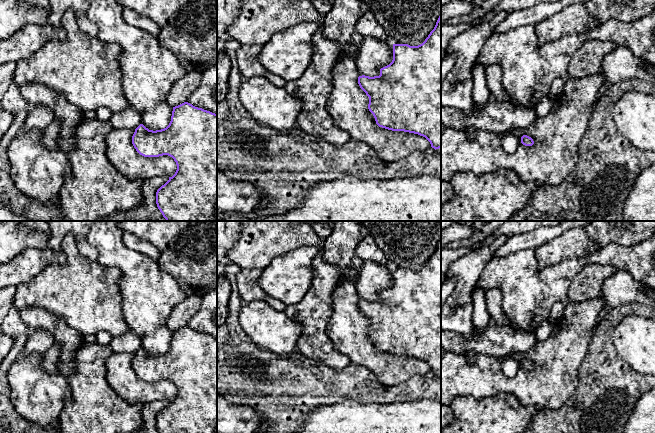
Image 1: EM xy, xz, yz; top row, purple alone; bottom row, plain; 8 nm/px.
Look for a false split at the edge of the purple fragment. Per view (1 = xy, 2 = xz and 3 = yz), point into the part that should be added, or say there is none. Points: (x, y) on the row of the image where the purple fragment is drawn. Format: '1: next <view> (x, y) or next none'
1: next none
2: next none
3: next none

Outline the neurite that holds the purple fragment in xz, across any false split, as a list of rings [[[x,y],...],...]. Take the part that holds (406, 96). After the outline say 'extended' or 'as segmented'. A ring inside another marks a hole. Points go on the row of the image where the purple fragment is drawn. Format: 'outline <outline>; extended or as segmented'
outline [[[441,14],[422,44],[393,44],[392,62],[380,69],[379,76],[359,76],[358,84],[369,97],[368,109],[379,127],[418,134],[425,137],[435,150],[441,148]]]; as segmented

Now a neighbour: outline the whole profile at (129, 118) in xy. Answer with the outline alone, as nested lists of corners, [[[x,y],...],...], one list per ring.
[[[128,107],[121,112],[113,113],[109,122],[115,129],[136,129],[141,124],[141,116],[136,109]]]

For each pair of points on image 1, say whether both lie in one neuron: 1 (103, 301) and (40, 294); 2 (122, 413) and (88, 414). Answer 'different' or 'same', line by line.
1: same
2: same

